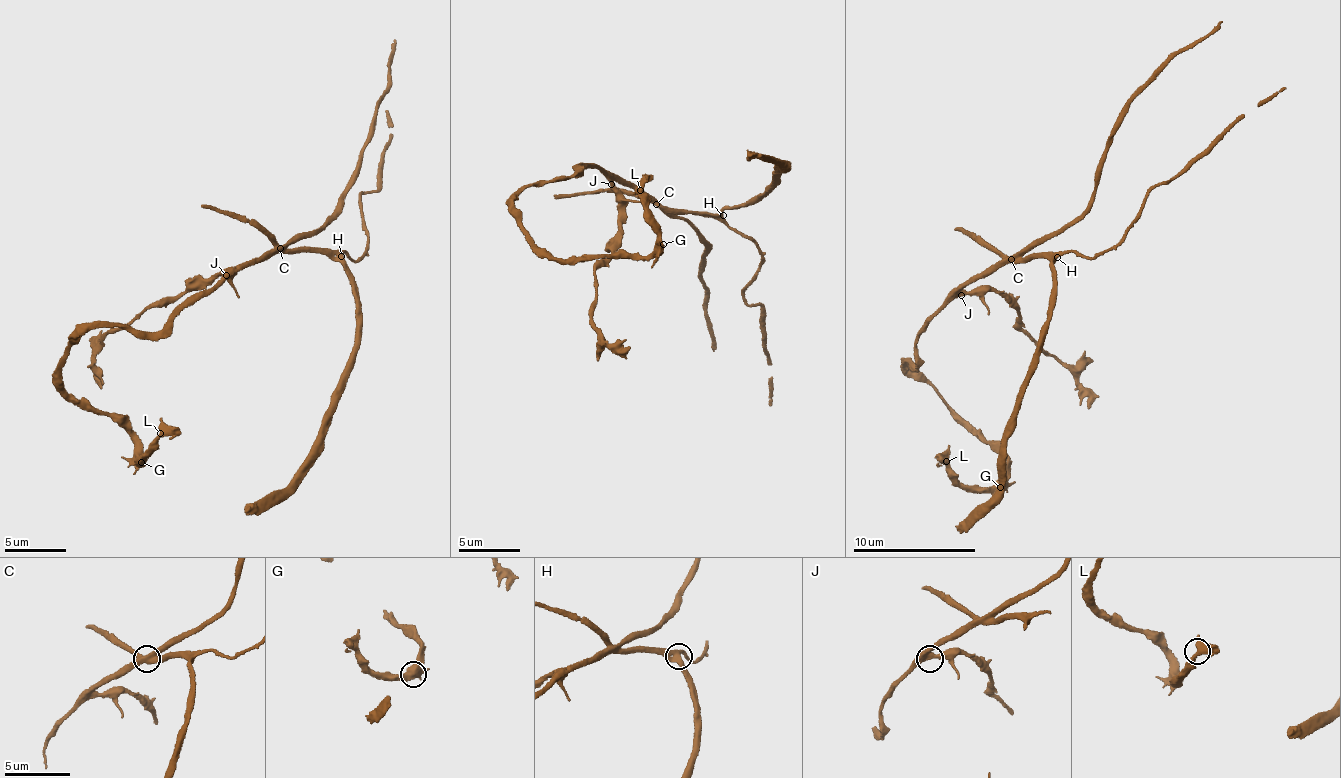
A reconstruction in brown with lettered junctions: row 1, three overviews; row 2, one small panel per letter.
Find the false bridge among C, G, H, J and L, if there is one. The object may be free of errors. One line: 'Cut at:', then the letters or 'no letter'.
Cut at: C

